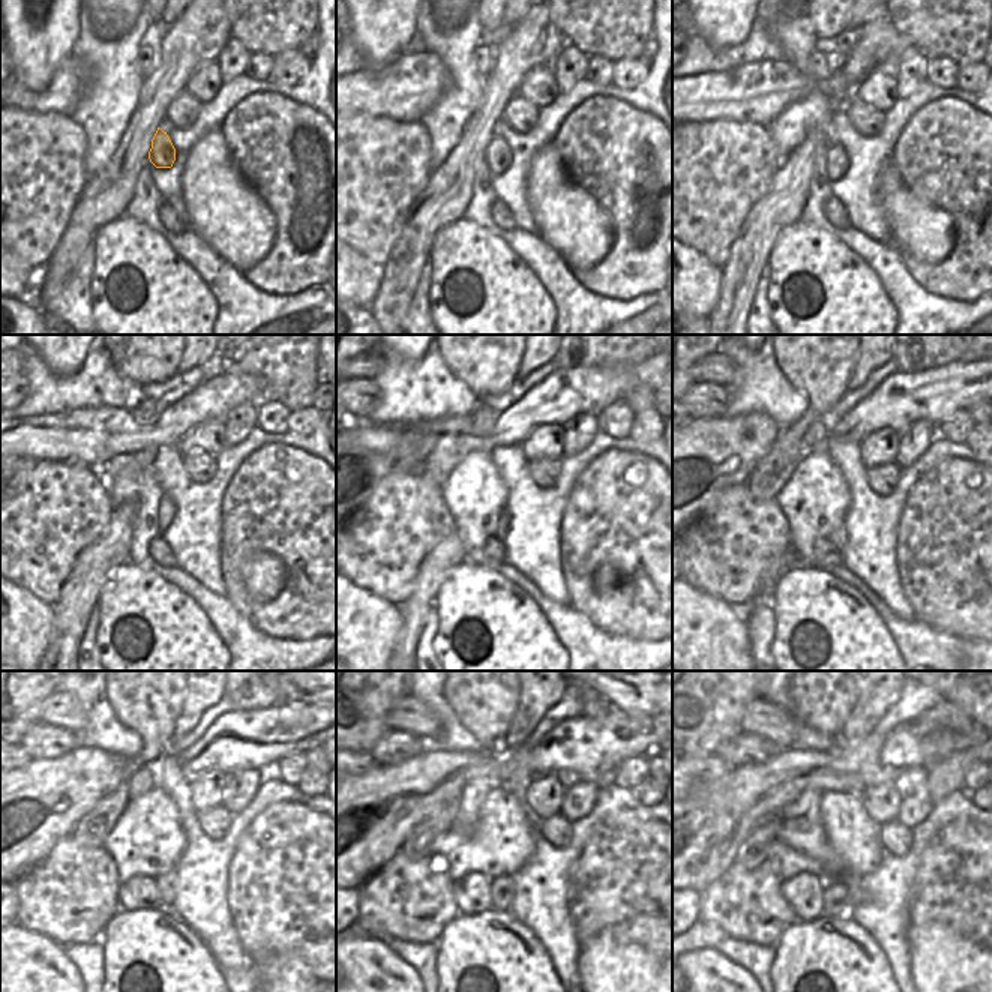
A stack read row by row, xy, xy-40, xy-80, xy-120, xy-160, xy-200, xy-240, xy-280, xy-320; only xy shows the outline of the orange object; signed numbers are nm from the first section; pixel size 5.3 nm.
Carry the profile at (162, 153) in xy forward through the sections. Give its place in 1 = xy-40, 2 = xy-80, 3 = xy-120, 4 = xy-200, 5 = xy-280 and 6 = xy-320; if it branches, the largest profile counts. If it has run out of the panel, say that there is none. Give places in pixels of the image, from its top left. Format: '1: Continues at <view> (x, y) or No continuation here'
1: Continues at xy-40 (499, 155)
2: Continues at xy-80 (836, 156)
3: Continues at xy-120 (165, 511)
4: Continues at xy-200 (838, 538)
5: Continues at xy-280 (502, 887)
6: Continues at xy-320 (836, 896)

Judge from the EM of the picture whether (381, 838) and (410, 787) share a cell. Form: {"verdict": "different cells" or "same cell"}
{"verdict": "same cell"}

